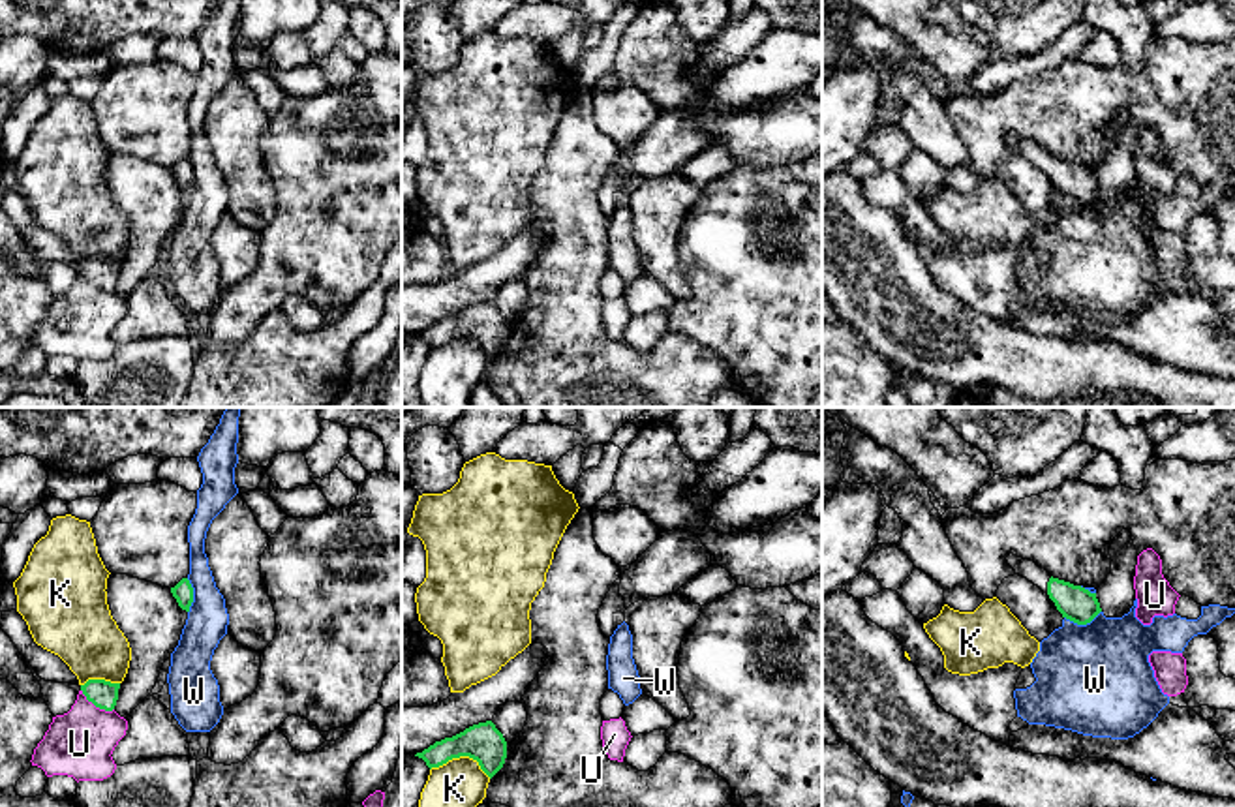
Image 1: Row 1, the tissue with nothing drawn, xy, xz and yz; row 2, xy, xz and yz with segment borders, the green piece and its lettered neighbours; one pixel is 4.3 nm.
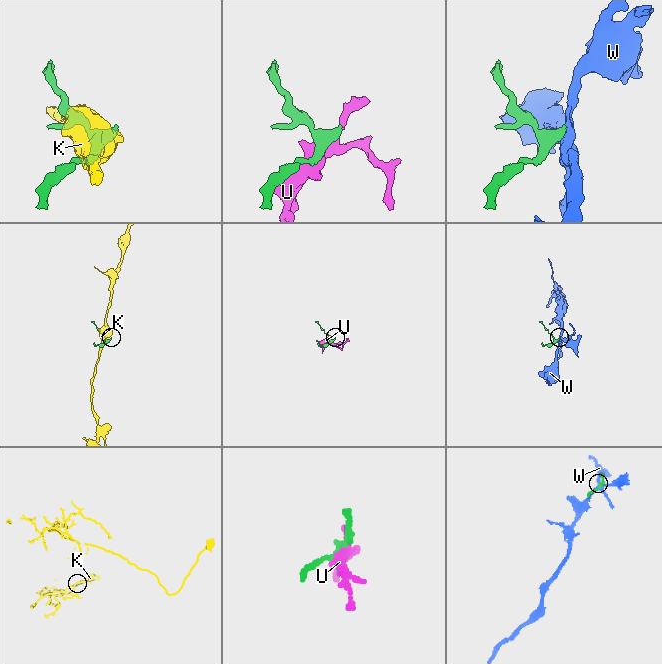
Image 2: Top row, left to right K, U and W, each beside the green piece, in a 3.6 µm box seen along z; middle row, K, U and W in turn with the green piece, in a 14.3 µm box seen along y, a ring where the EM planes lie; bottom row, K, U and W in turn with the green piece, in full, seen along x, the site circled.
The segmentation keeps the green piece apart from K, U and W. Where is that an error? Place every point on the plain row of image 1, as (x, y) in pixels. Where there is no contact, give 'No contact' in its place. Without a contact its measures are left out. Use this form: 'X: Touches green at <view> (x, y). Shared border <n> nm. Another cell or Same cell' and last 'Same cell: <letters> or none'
K: Touches green at xz (462, 334). Shared border 260 nm. Another cell
U: Touches green at xy (96, 286). Shared border 170 nm. Another cell
W: Touches green at yz (1082, 203). Shared border 160 nm. Another cell
Same cell: none

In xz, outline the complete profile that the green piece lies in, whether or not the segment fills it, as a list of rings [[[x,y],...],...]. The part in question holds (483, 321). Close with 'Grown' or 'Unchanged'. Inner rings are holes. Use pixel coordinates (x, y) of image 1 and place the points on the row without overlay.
[[[492,300],[473,304],[464,312],[435,321],[415,336],[426,345],[439,347],[452,338],[469,336],[479,342],[480,349],[492,358],[505,343],[507,321]]]. Unchanged

